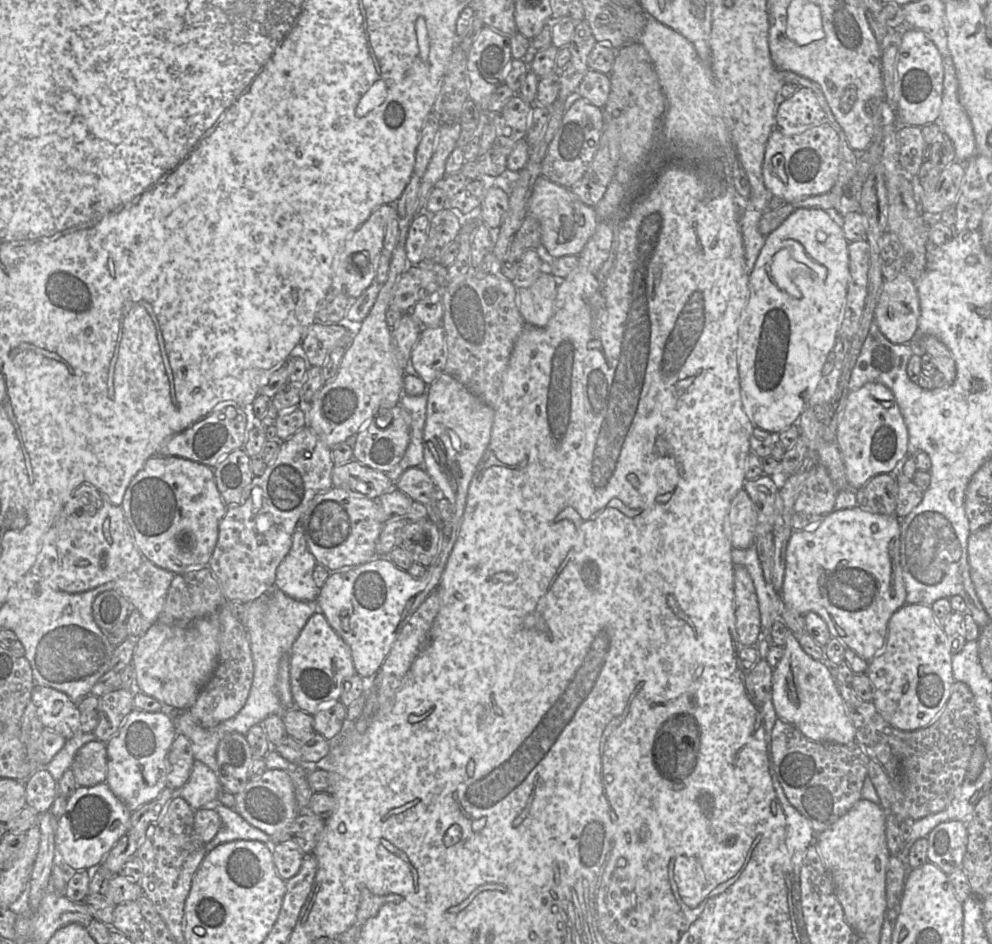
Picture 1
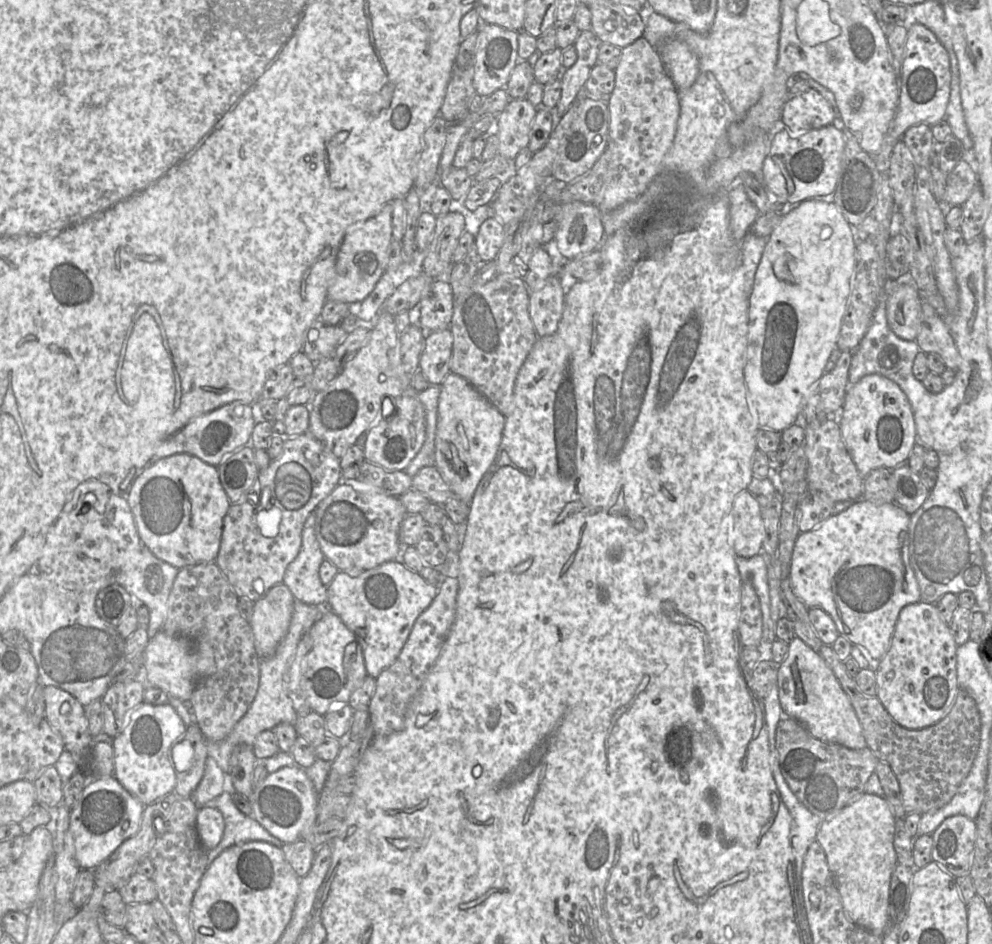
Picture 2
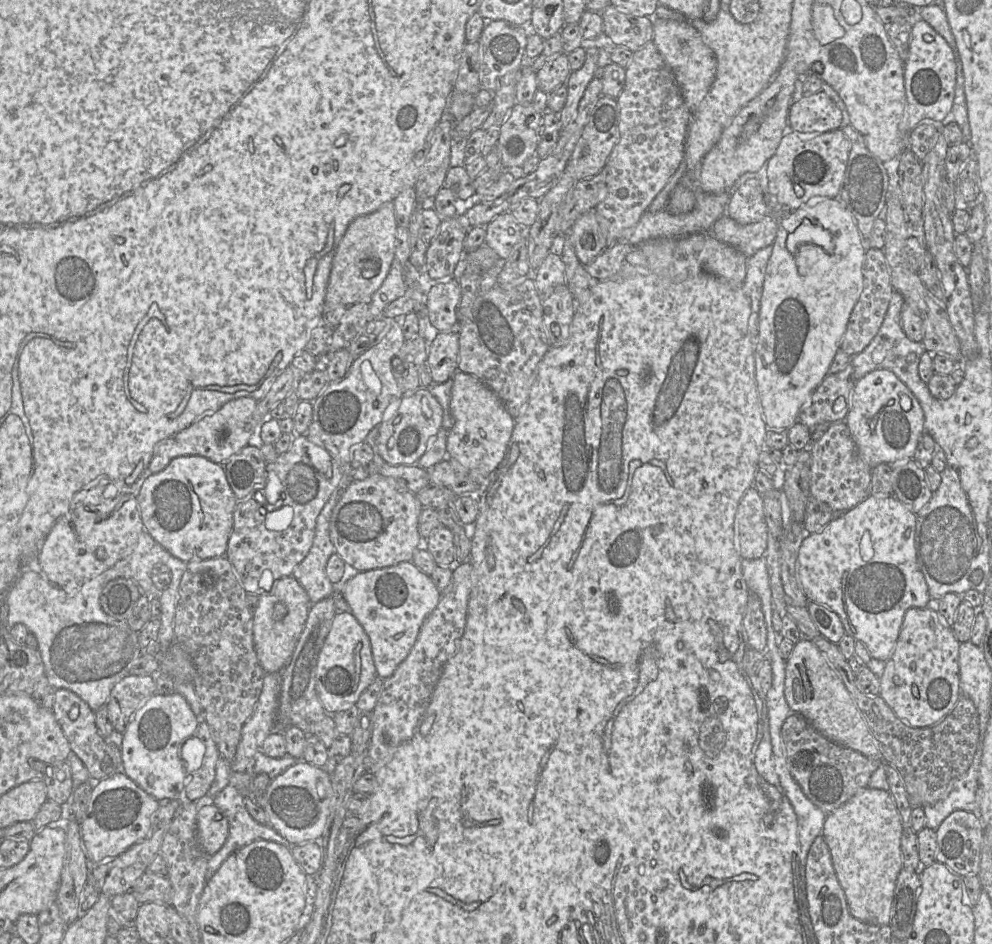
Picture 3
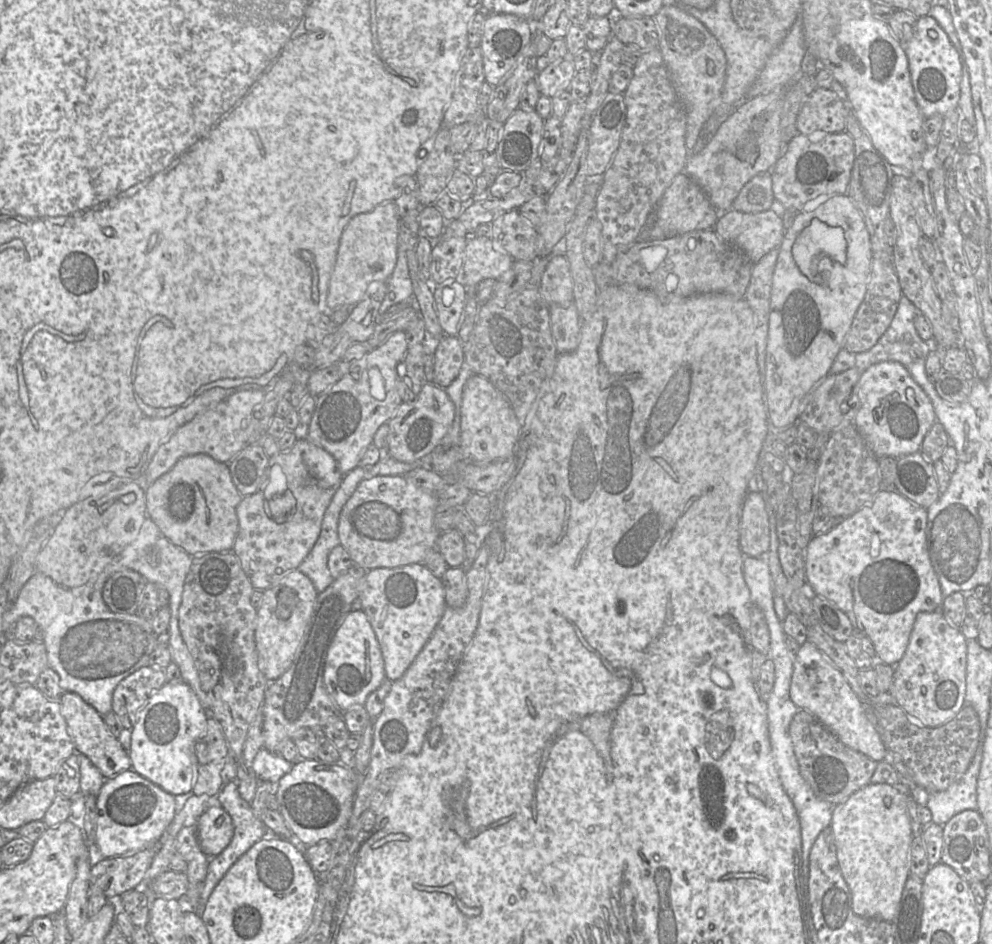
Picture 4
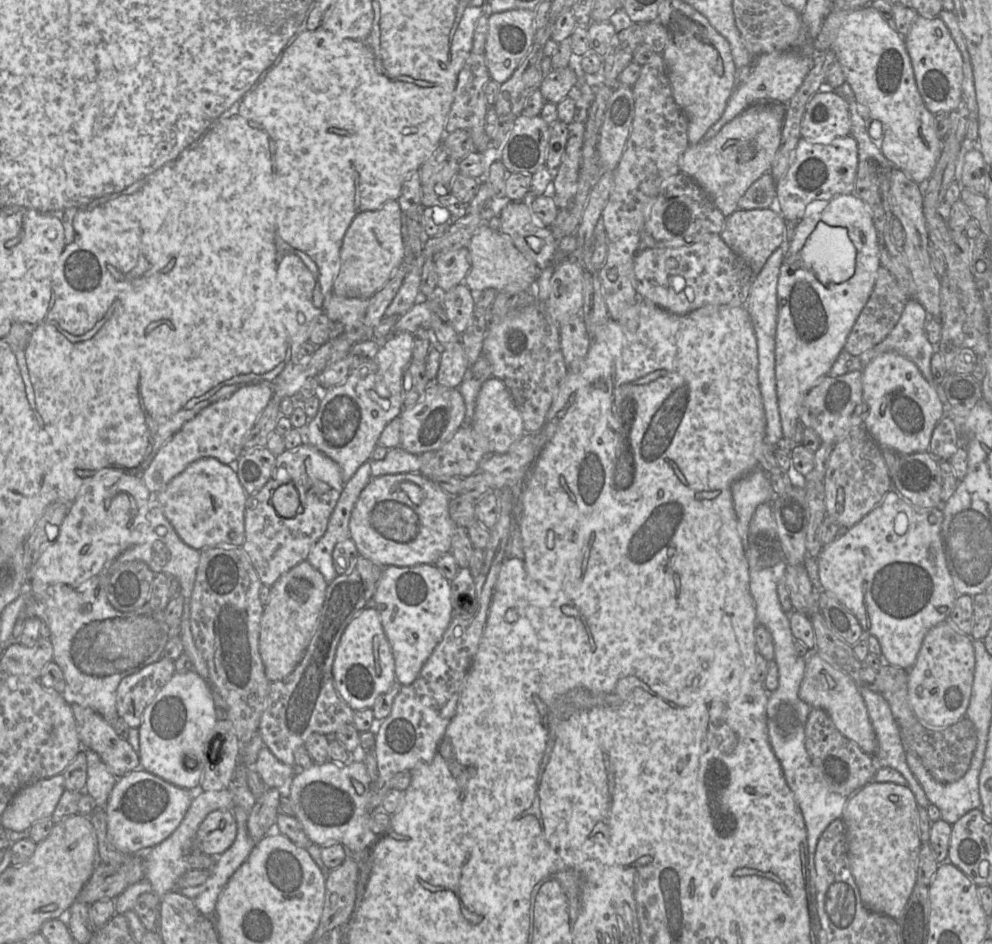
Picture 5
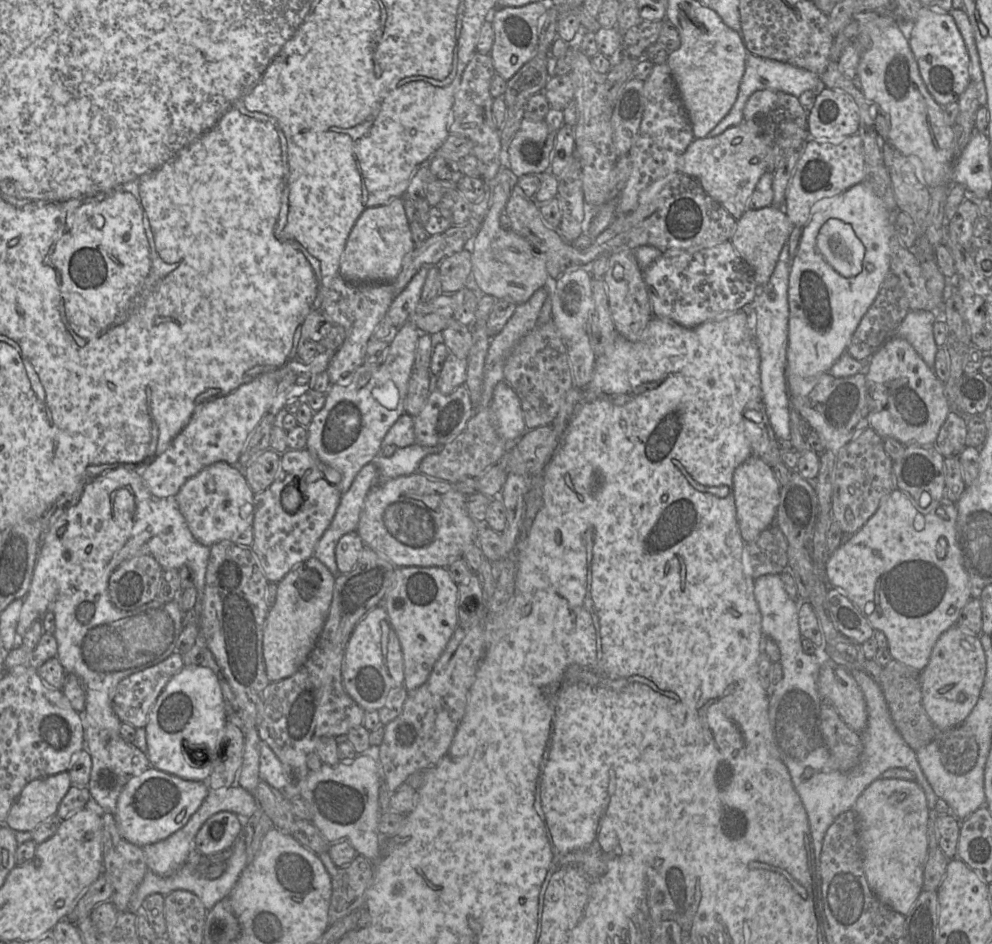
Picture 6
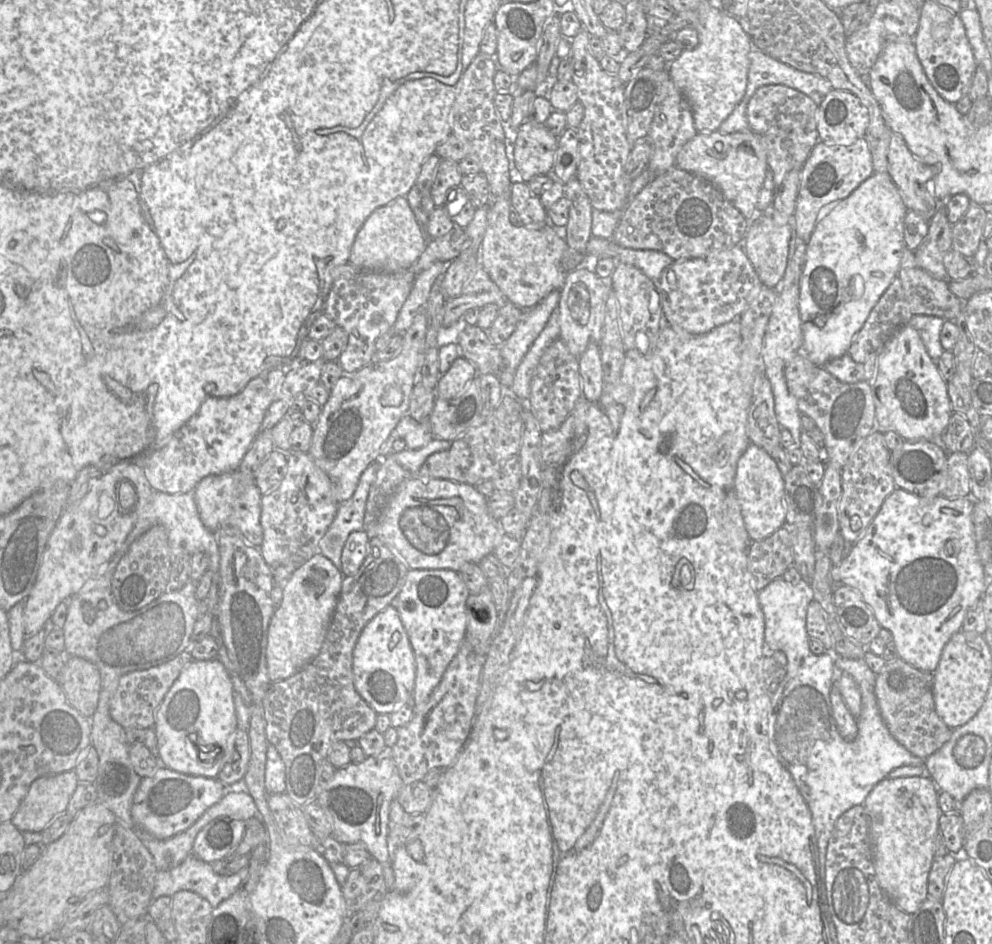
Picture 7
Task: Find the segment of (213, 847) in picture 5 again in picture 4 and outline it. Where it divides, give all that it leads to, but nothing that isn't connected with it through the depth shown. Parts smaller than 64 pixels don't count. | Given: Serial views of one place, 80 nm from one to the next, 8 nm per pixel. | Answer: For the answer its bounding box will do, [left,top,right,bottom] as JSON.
[196,806,234,857]

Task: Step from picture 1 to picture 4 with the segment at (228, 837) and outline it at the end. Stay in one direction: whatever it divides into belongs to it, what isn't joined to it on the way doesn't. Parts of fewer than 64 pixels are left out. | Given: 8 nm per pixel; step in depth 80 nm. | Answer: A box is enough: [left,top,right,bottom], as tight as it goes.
[195,781,281,915]

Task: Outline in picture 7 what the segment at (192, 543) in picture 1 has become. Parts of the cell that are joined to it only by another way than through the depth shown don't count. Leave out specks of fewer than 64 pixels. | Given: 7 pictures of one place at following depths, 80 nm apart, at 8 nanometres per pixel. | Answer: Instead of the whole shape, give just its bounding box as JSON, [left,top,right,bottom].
[192,469,263,549]

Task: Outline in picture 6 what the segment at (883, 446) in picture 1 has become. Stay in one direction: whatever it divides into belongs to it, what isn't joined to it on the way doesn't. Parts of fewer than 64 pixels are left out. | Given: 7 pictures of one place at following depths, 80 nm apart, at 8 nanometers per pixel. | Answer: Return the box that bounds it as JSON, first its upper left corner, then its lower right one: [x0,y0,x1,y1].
[865,336,952,446]

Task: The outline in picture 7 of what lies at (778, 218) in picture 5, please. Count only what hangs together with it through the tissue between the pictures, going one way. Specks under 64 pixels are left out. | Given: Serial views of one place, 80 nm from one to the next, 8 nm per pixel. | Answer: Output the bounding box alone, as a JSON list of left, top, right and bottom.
[742,207,792,288]

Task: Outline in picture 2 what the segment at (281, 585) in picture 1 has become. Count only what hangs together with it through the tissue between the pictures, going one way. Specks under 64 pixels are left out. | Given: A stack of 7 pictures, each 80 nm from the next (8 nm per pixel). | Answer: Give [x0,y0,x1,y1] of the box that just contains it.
[283,513,327,606]

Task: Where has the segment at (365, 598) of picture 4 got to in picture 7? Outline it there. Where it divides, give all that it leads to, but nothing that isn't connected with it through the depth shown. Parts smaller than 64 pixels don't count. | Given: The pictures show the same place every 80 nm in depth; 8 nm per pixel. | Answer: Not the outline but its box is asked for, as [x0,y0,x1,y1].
[390,569,469,706]

